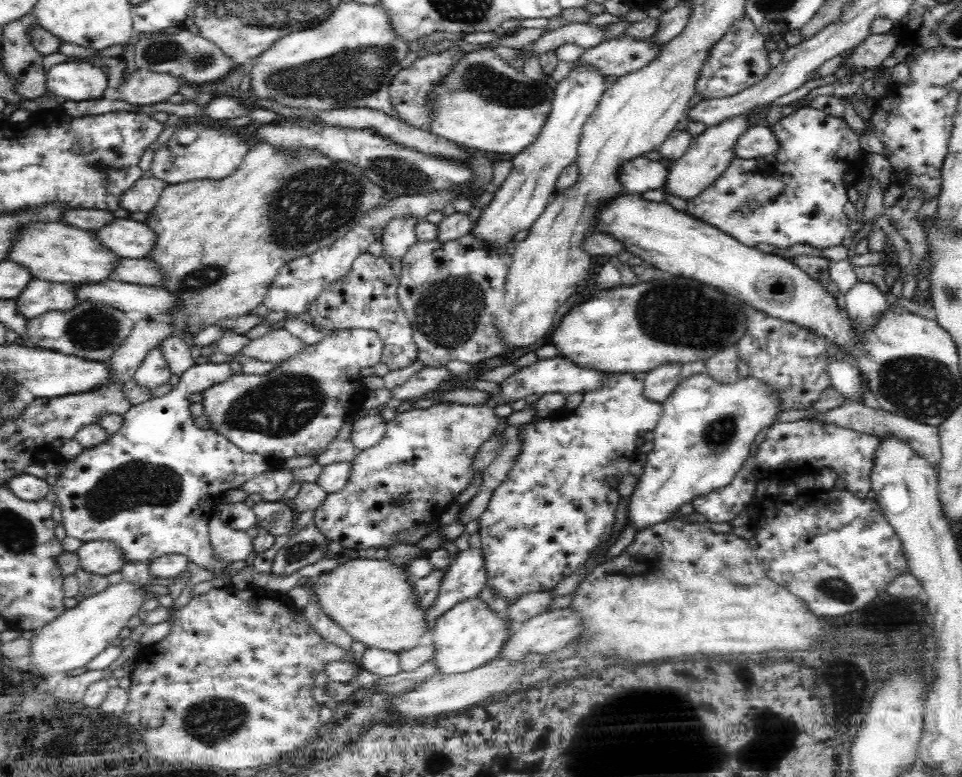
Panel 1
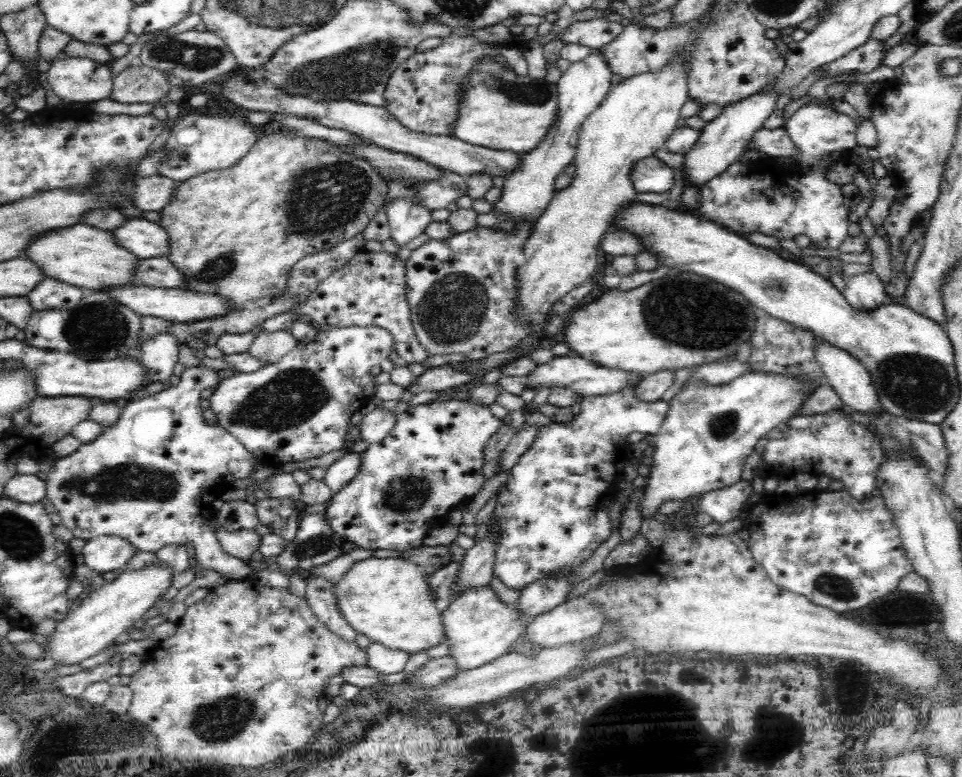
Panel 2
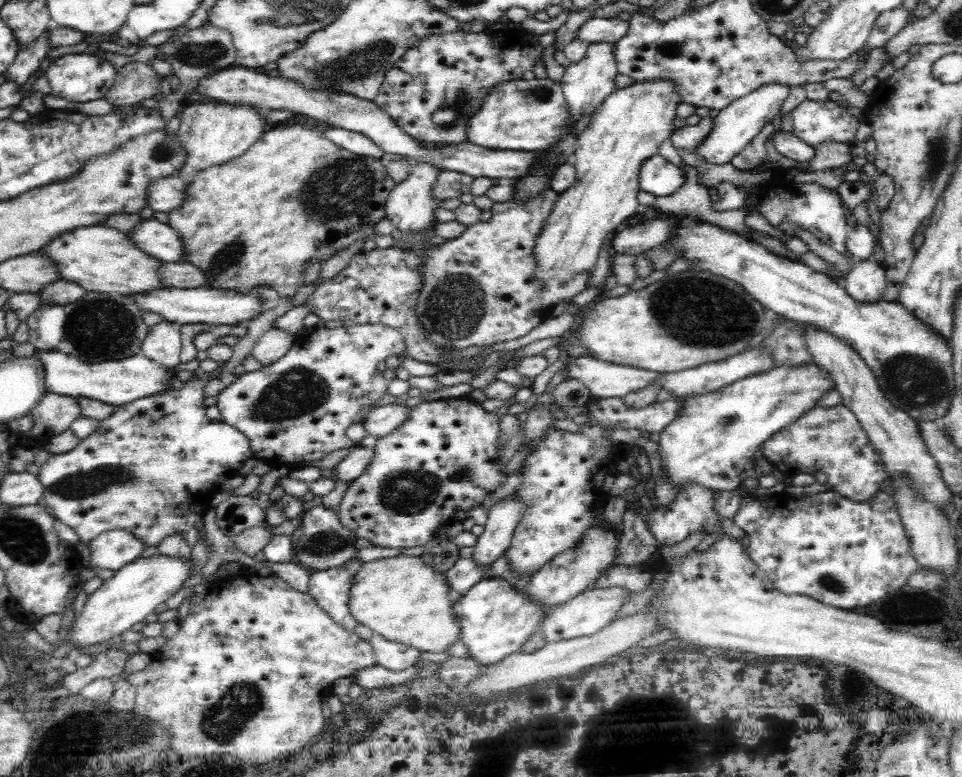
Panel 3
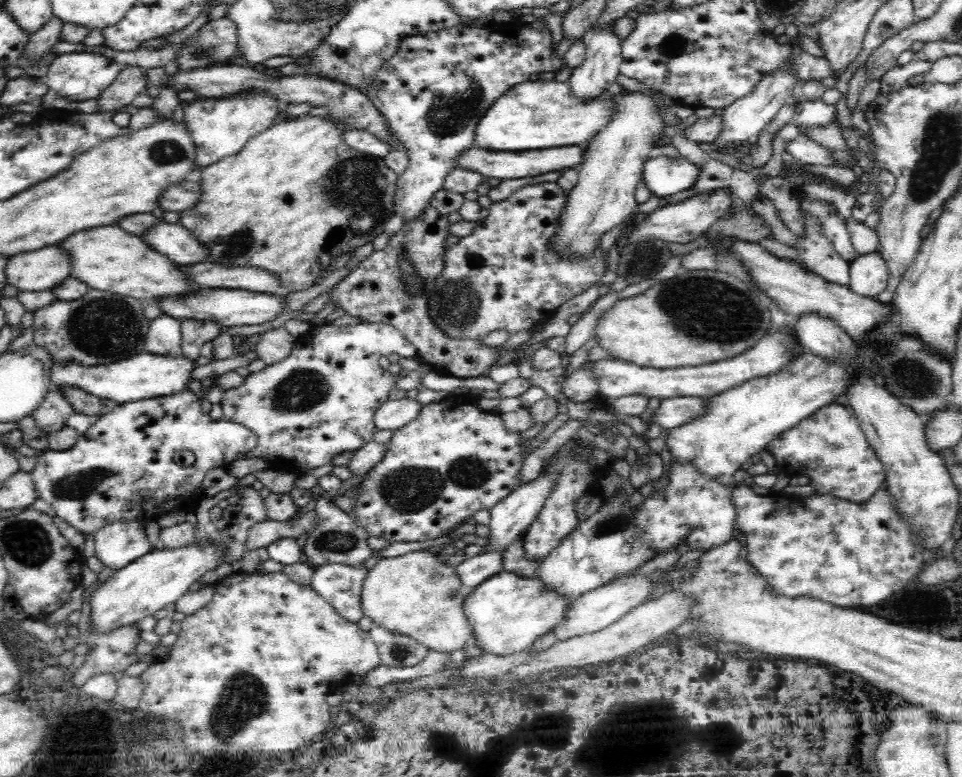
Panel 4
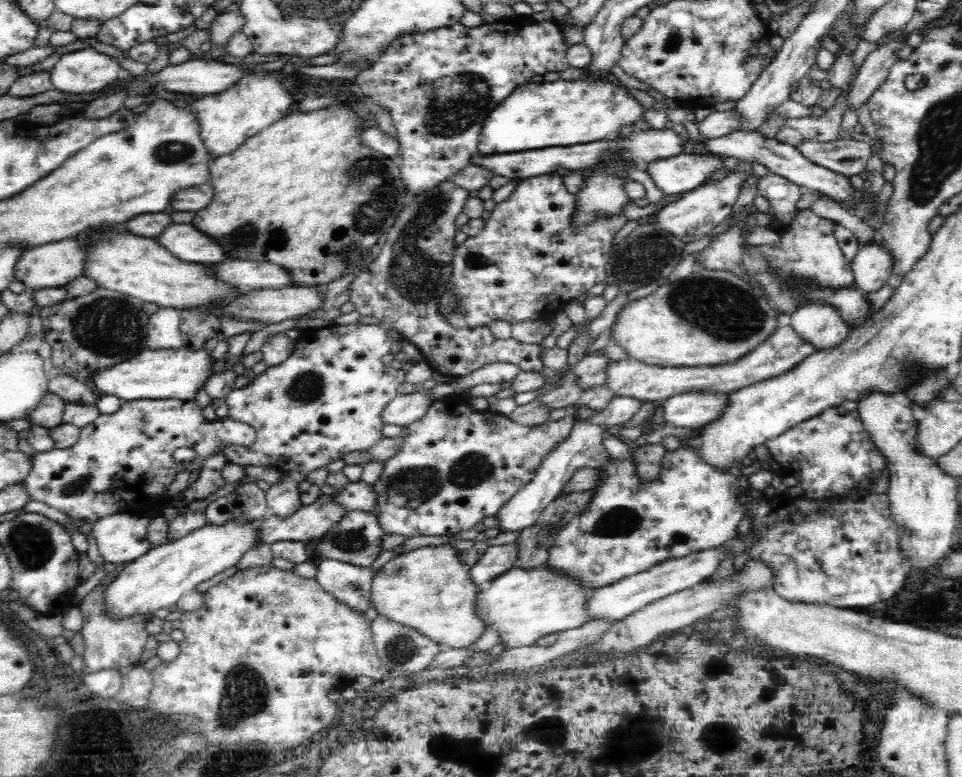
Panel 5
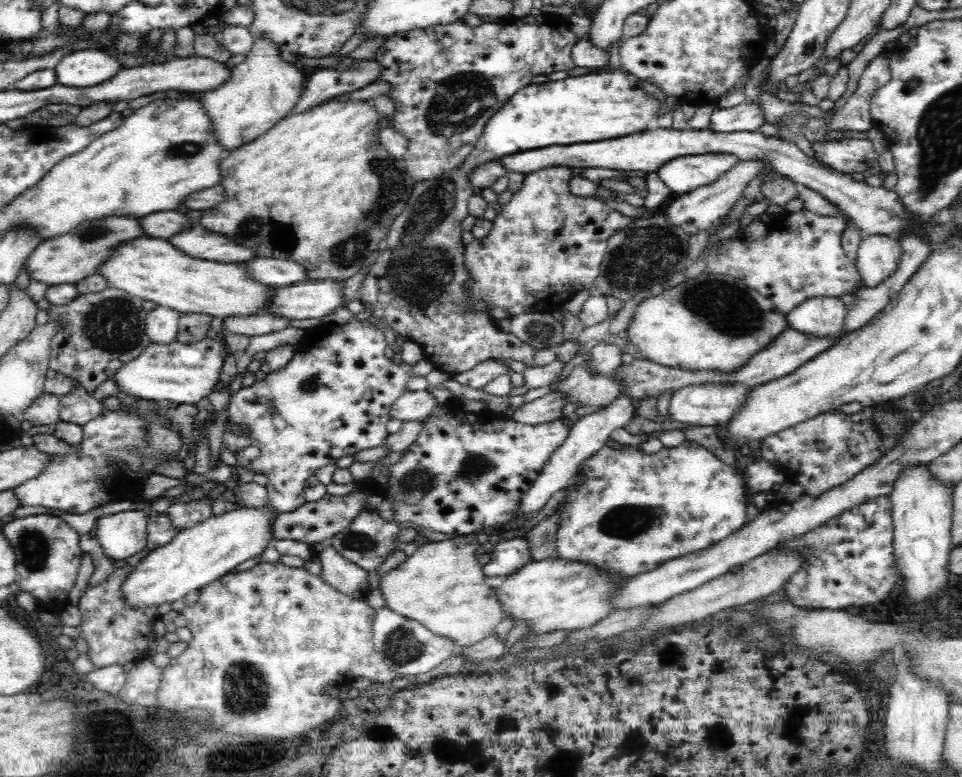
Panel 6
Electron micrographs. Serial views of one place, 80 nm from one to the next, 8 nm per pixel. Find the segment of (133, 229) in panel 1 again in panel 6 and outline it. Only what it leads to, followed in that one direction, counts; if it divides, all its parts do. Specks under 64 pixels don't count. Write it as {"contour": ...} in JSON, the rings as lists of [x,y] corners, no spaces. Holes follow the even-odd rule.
{"contour":[[[198,222],[182,228],[180,232],[166,238],[172,247],[184,251],[194,259],[208,259],[222,263],[248,262],[256,258],[256,253],[236,240],[228,239],[220,233],[208,232]]]}

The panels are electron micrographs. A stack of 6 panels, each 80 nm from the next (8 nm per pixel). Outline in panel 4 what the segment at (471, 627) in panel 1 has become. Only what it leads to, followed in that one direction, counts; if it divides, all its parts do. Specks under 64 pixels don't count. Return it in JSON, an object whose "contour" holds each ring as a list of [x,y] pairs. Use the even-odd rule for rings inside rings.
{"contour":[[[500,571],[467,593],[463,614],[468,623],[472,624],[474,645],[482,654],[503,657],[526,651],[538,635],[552,631],[560,620],[564,620],[564,610],[569,601],[556,591],[546,591],[536,578],[522,580],[516,574]]]}

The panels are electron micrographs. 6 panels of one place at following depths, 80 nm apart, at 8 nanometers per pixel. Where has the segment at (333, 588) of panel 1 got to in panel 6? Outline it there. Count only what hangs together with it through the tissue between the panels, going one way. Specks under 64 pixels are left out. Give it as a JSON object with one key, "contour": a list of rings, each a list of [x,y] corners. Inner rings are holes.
{"contour":[[[464,535],[454,540],[432,541],[426,543],[426,546],[420,545],[414,554],[407,556],[395,568],[380,575],[379,586],[376,589],[381,593],[384,607],[406,619],[424,625],[432,631],[432,634],[446,637],[460,647],[480,642],[502,620],[503,608],[494,596],[494,590],[484,584],[482,566],[476,564],[474,550],[476,550],[476,542],[466,542]]]}

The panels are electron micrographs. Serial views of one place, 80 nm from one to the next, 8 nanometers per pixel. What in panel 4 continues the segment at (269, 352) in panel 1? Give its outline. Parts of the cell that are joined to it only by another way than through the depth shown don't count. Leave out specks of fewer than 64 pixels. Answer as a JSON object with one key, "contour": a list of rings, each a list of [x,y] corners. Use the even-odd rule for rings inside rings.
{"contour":[[[282,326],[262,333],[254,352],[256,358],[270,366],[284,360],[294,348],[295,343],[296,338],[292,337]]]}

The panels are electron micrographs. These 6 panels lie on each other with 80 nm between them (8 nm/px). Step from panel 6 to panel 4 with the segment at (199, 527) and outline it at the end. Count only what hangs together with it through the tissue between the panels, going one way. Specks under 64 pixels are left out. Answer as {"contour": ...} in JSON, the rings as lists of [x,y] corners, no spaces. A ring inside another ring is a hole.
{"contour":[[[196,541],[189,547],[156,550],[140,556],[124,568],[113,572],[110,578],[91,593],[89,632],[107,633],[117,628],[132,626],[167,605],[172,608],[190,584],[196,582],[204,572],[220,565],[220,558],[221,552],[217,552],[209,542],[200,547]]]}

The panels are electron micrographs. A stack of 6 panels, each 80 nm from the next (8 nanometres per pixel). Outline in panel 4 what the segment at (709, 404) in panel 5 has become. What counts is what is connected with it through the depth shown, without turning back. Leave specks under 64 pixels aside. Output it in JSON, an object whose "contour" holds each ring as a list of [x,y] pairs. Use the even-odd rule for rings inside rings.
{"contour":[[[672,397],[662,399],[658,409],[648,418],[648,424],[657,424],[662,430],[678,428],[696,416],[707,406],[705,397]]]}

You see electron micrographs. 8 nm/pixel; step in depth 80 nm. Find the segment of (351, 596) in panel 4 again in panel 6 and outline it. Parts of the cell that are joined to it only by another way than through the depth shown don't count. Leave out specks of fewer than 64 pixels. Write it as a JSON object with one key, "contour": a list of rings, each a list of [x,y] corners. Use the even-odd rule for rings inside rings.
{"contour":[[[328,546],[320,547],[319,553],[321,572],[318,575],[320,579],[344,595],[366,601],[372,591],[368,583],[368,571],[346,560]]]}

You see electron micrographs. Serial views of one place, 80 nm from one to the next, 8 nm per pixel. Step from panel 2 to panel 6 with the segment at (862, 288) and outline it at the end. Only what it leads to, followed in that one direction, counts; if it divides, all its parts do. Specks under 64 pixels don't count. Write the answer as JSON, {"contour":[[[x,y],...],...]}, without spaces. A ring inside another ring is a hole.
{"contour":[[[863,235],[854,260],[863,288],[880,287],[896,271],[898,260],[900,245],[892,237]]]}

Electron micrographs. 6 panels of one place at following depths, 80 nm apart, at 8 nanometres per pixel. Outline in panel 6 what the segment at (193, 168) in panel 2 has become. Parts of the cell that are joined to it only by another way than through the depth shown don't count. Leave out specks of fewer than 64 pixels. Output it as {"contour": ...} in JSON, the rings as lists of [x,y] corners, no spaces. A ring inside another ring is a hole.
{"contour":[[[270,39],[254,40],[249,51],[248,60],[233,67],[228,82],[201,93],[200,107],[208,112],[216,143],[228,153],[262,136],[286,118],[301,97],[302,84],[306,83],[304,74],[296,66],[280,58],[280,52]]]}

